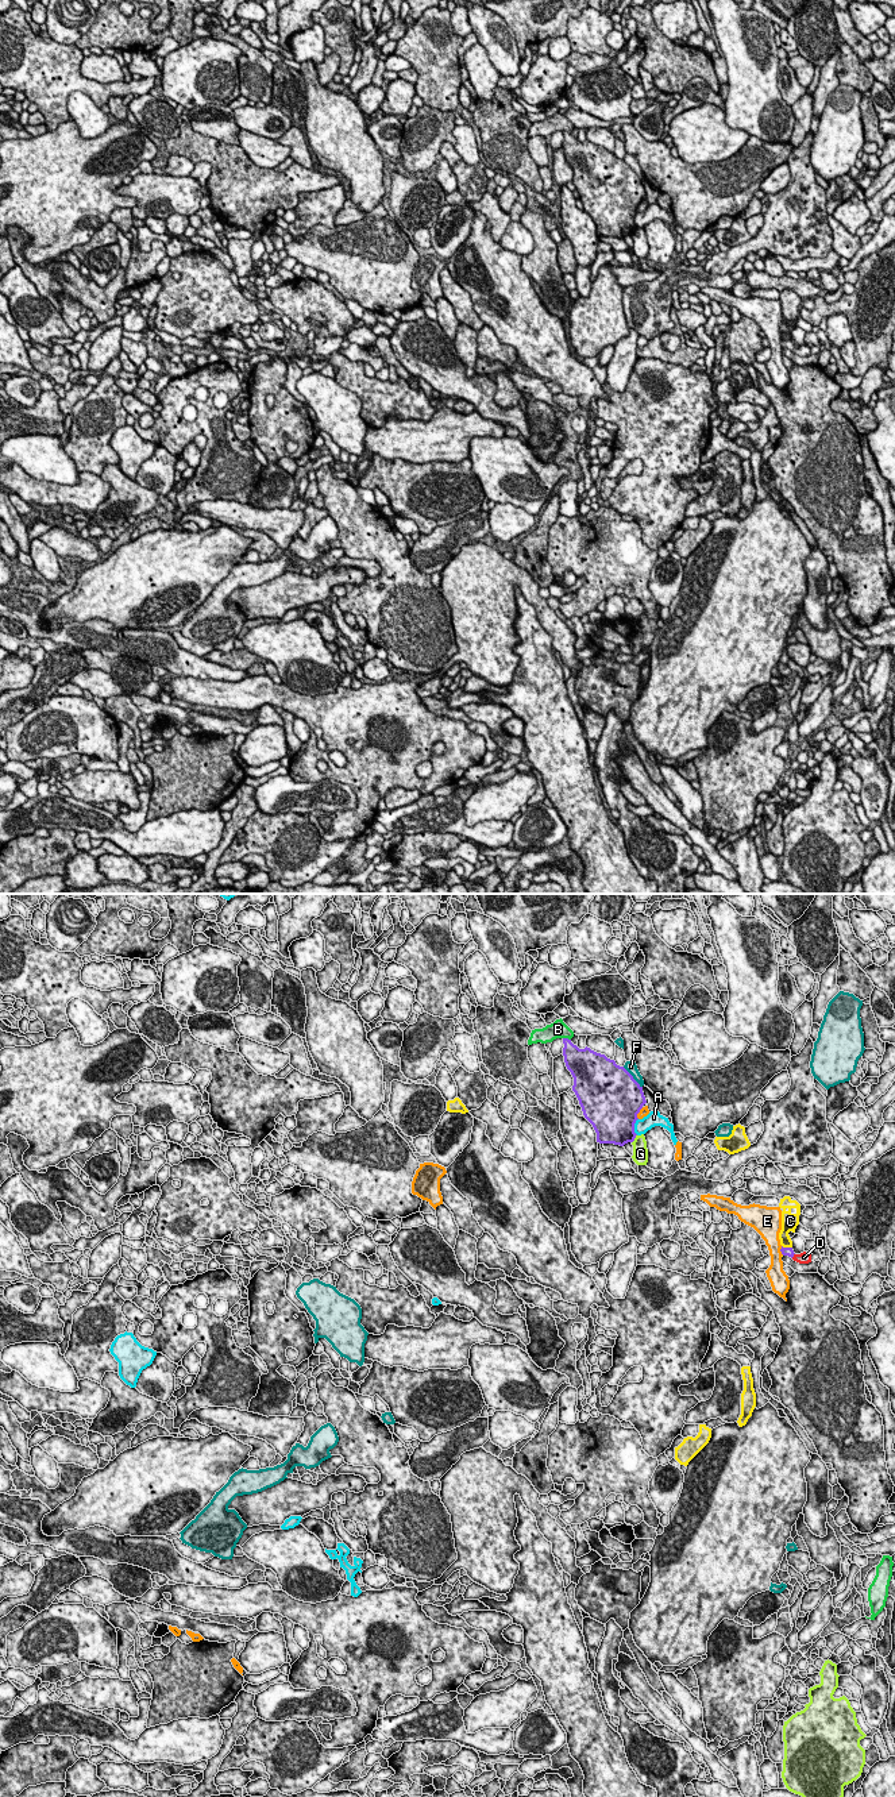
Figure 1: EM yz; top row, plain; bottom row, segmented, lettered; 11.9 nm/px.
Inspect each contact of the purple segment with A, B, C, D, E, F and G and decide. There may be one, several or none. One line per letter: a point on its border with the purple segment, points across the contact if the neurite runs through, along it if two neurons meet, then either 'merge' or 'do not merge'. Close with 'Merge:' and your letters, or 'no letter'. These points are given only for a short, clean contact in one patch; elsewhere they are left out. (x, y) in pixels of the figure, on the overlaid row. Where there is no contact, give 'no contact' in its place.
A: meets purple in yz at (633, 1126); do not merge
B: meets purple in yz at (567, 1038); do not merge
C: meets purple in yz at (787, 1248); do not merge
D: meets purple in yz at (793, 1256); runs through yz (789, 1252), (793, 1256), (803, 1257); merge
E: meets purple in yz at (780, 1250); do not merge
F: meets purple in yz at (632, 1078); do not merge
G: meets purple in yz at (635, 1137); do not merge
Merge: D

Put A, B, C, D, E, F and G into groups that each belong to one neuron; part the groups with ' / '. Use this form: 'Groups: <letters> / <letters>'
Groups: A / B / C / D / E / F / G

